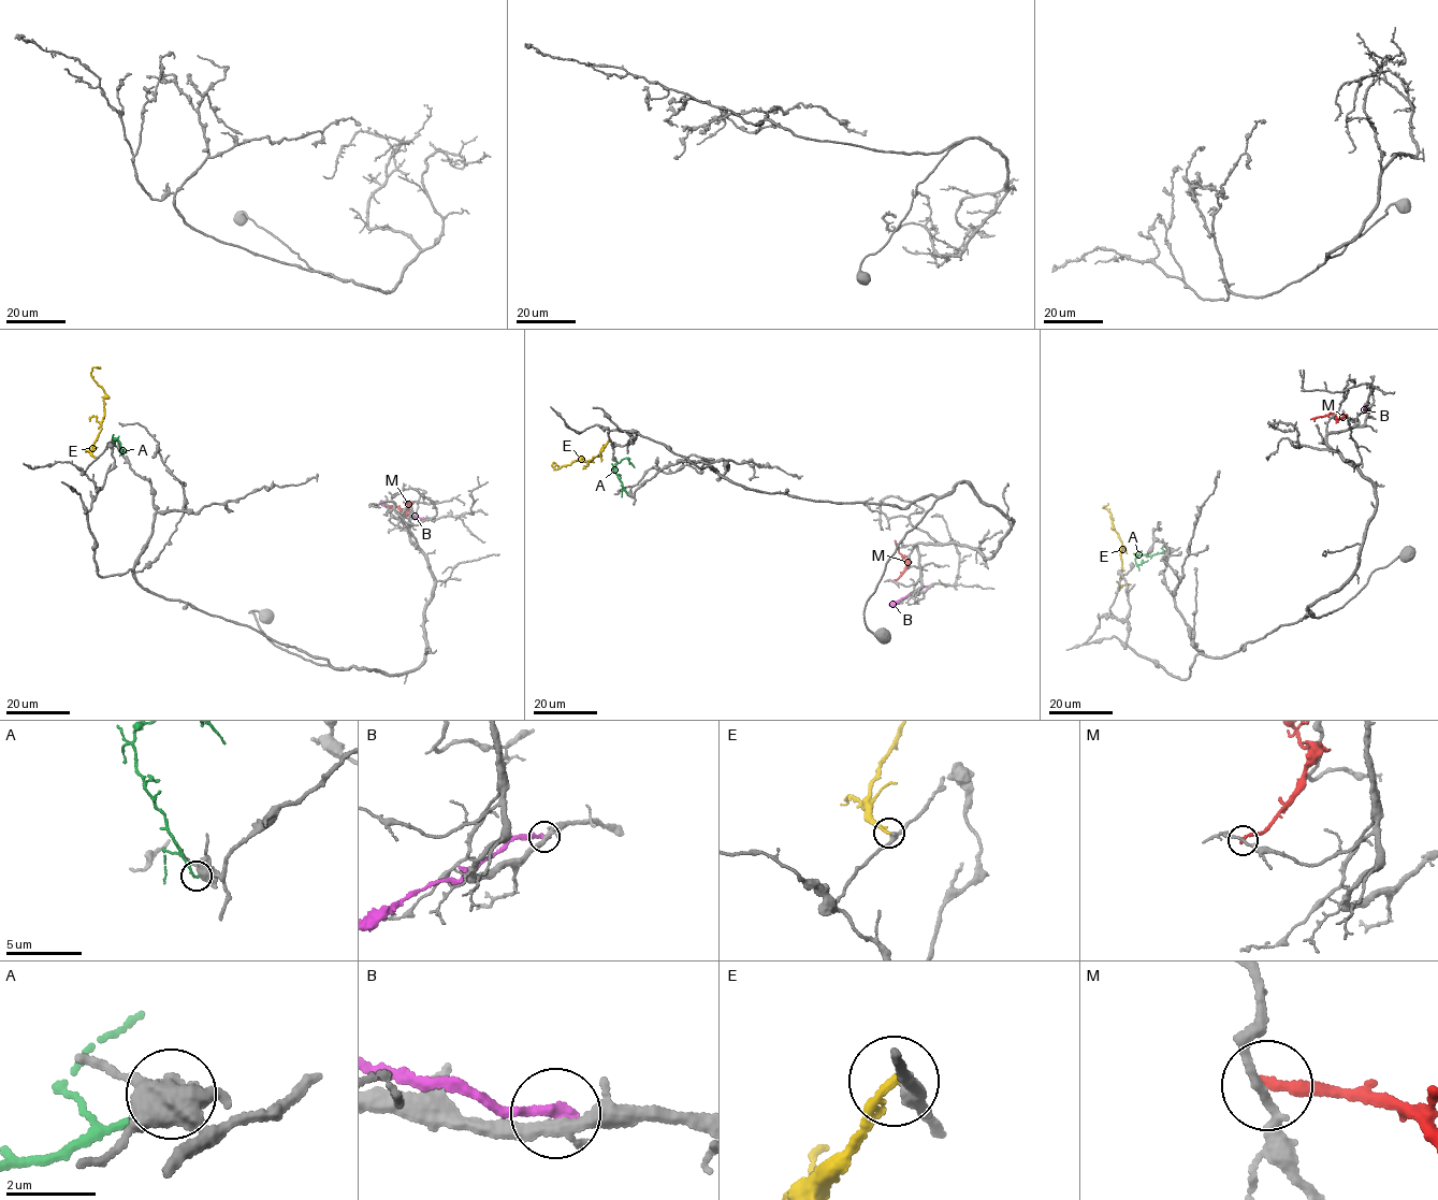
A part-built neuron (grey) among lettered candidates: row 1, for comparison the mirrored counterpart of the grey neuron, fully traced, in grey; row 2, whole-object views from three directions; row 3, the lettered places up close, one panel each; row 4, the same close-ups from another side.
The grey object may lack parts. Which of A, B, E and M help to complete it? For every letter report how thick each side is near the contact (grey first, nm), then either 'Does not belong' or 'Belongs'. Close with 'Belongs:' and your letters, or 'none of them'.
A: Thickness 480 nm (grey) against 160 nm. Does not belong
B: Thickness 320 nm (grey) against 260 nm. Does not belong
E: Thickness 280 nm (grey) against 180 nm. Does not belong
M: Thickness 170 nm (grey) against 240 nm. Does not belong
Belongs: none of them

